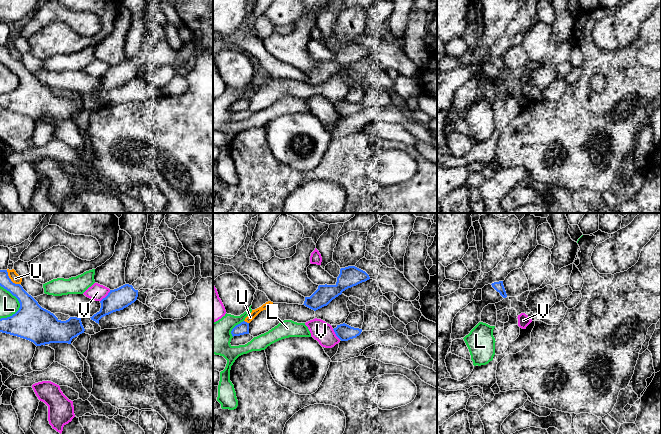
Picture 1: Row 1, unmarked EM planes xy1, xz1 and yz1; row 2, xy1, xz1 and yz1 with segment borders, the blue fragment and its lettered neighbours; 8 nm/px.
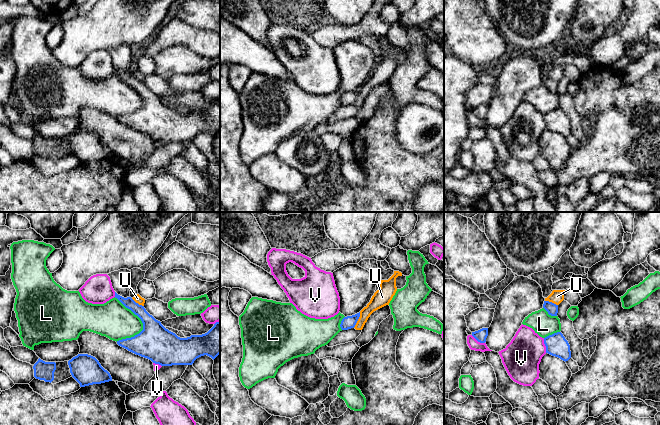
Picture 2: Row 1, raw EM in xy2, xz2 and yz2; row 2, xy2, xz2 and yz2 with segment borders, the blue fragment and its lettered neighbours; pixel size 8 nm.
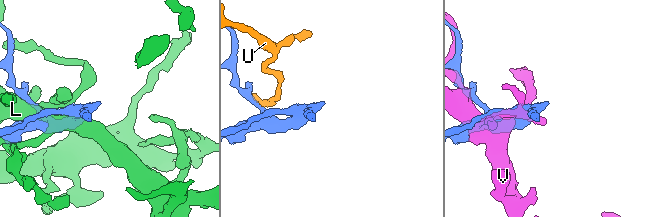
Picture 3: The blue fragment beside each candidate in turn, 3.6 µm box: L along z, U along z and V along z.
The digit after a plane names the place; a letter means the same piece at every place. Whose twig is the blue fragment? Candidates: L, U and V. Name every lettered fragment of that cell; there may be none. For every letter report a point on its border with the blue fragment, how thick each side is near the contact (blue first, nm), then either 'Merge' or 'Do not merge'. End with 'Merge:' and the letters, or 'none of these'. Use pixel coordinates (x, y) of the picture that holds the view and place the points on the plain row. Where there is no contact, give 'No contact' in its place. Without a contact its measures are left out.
L: Touches blue at xy2 (137, 91). Thickness 280 nm (blue) against 300 nm. Do not merge
U: Touches blue at xy1 (10, 55). Thickness 140 nm (blue) against 80 nm. Do not merge
V: Touches blue at yz2 (545, 121). Thickness 180 nm (blue) against 300 nm. Do not merge
Merge: none of these

